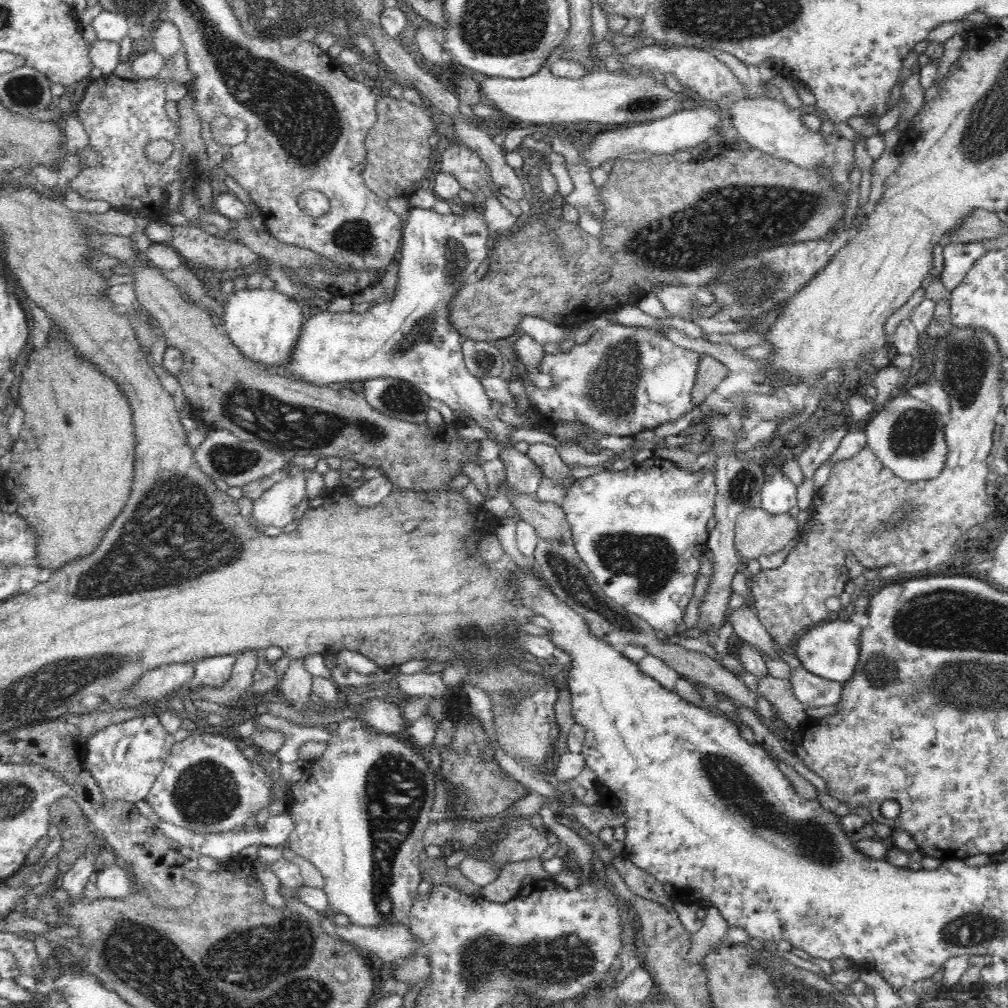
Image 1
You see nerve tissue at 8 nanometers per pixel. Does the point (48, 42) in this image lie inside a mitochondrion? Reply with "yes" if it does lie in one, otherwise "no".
no

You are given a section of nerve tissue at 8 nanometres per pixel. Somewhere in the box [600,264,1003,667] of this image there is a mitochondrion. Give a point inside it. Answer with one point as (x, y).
(968, 360)

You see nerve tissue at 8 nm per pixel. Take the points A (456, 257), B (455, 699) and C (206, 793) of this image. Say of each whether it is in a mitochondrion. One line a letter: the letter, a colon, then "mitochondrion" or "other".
A: mitochondrion
B: other
C: mitochondrion

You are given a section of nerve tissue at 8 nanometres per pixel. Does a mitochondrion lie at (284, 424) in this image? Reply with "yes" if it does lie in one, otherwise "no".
yes

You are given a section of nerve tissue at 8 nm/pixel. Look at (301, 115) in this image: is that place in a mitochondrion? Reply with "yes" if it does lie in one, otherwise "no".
yes

